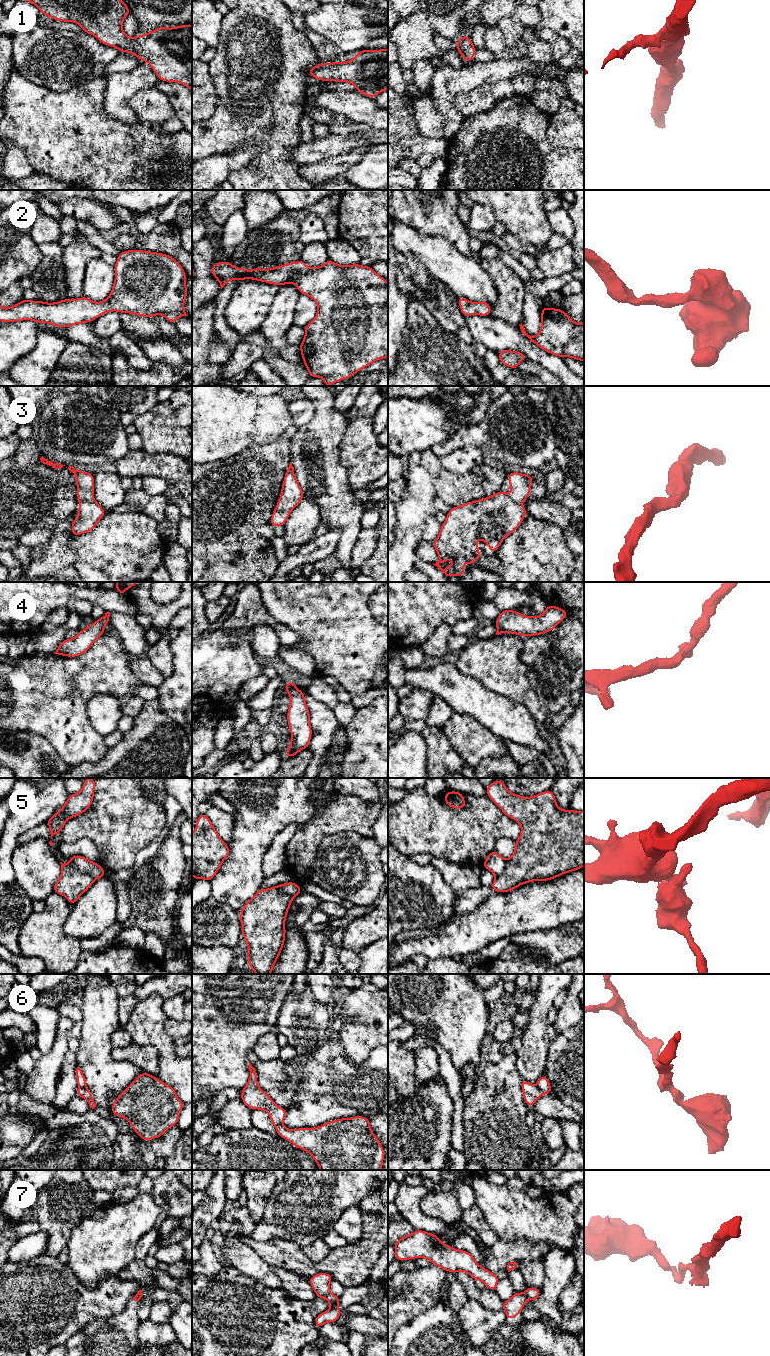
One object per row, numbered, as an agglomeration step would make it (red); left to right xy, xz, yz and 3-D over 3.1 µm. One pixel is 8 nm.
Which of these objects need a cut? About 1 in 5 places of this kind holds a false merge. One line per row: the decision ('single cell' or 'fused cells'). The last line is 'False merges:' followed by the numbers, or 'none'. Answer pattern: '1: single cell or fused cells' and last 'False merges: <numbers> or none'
1: single cell
2: single cell
3: single cell
4: single cell
5: fused cells
6: fused cells
7: fused cells
False merges: 5, 6, 7

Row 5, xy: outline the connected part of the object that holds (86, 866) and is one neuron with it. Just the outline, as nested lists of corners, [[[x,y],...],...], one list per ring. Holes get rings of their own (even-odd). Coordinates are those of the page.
[[[74,855],[70,860],[77,869],[90,875],[93,880],[106,876],[106,871],[98,863],[92,862],[81,855]]]

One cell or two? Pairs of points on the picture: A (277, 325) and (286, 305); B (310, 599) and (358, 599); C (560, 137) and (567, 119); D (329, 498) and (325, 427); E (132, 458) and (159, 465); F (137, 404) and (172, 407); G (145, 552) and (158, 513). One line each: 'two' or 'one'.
A: one
B: one
C: one
D: one
E: one
F: two
G: two

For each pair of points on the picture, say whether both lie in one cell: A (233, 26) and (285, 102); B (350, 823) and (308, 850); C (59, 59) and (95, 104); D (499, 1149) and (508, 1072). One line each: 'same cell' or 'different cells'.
A: same cell
B: same cell
C: different cells
D: same cell

